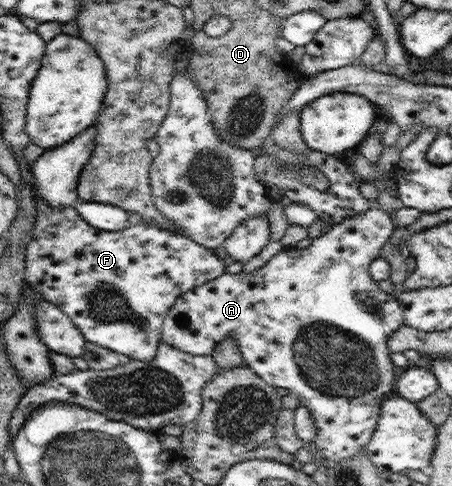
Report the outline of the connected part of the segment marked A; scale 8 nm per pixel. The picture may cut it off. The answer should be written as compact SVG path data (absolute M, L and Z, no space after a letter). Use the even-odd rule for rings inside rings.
M371 206L364 213L347 217L339 224L332 225L323 236L312 239L311 245L306 248L298 249L296 246L285 248L259 270L254 270L254 272L243 270L235 275L225 272L201 286L186 290L177 297L175 304L171 306L170 312L163 322L162 343L169 344L191 355L209 356L212 355L215 346L219 346L227 338L233 338L239 346L244 363L252 368L257 376L270 386L287 390L289 394L299 398L301 405L306 406L311 411L318 428L316 439L313 442L315 448L317 448L316 462L323 462L329 468L343 462L345 458L355 458L361 450L366 450L367 442L373 436L381 414L382 400L394 393L396 385L395 365L391 359L388 341L391 334L406 326L403 322L403 310L401 310L402 306L397 299L392 298L388 292L383 292L379 288L377 281L371 278L369 272L370 264L384 253L383 246L387 244L394 228L391 217L385 210Z

